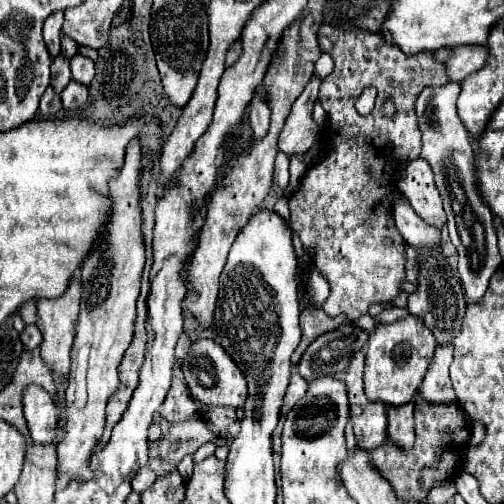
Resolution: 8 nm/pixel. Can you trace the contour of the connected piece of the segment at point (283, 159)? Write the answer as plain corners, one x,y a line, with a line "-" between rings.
277,153
275,157
275,171
273,171
273,181
275,185
285,191
289,187
289,157
285,153

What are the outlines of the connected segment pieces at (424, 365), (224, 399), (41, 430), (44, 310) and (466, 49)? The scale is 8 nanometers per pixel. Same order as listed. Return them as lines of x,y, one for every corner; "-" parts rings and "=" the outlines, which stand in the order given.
409,315
405,321
391,325
379,325
369,335
369,345
365,353
365,395
369,401
383,401
385,405
397,407
411,403
417,395
427,369
433,361
437,341
433,333
421,323
421,319
=
199,339
199,341
191,343
189,353
181,361
181,369
183,369
185,383
191,391
191,395
205,405
243,407
249,397
245,375
237,367
237,363
225,353
225,349
213,339
=
29,385
23,393
23,411
33,443
41,447
55,443
59,431
59,413
53,397
45,389
=
71,277
65,293
57,299
37,299
37,327
43,333
43,343
41,343
41,355
45,363
53,369
53,373
67,375
69,373
69,349
73,343
73,327
77,321
77,311
79,311
79,299
81,299
81,287
75,277
=
461,45
455,47
453,57
445,63
449,81
463,81
467,75
479,71
489,59
489,49
485,45

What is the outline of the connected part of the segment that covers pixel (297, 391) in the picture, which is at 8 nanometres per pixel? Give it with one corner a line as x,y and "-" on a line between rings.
293,369
291,381
289,381
289,387
287,387
287,395
285,395
285,405
297,403
305,393
307,393
307,381

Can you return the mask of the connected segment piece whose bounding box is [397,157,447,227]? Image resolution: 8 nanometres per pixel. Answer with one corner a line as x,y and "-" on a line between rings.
413,159
413,163
403,163
397,171
399,191
407,197
415,213
429,225
441,227
447,217
441,205
441,197
433,179
433,171
425,159

